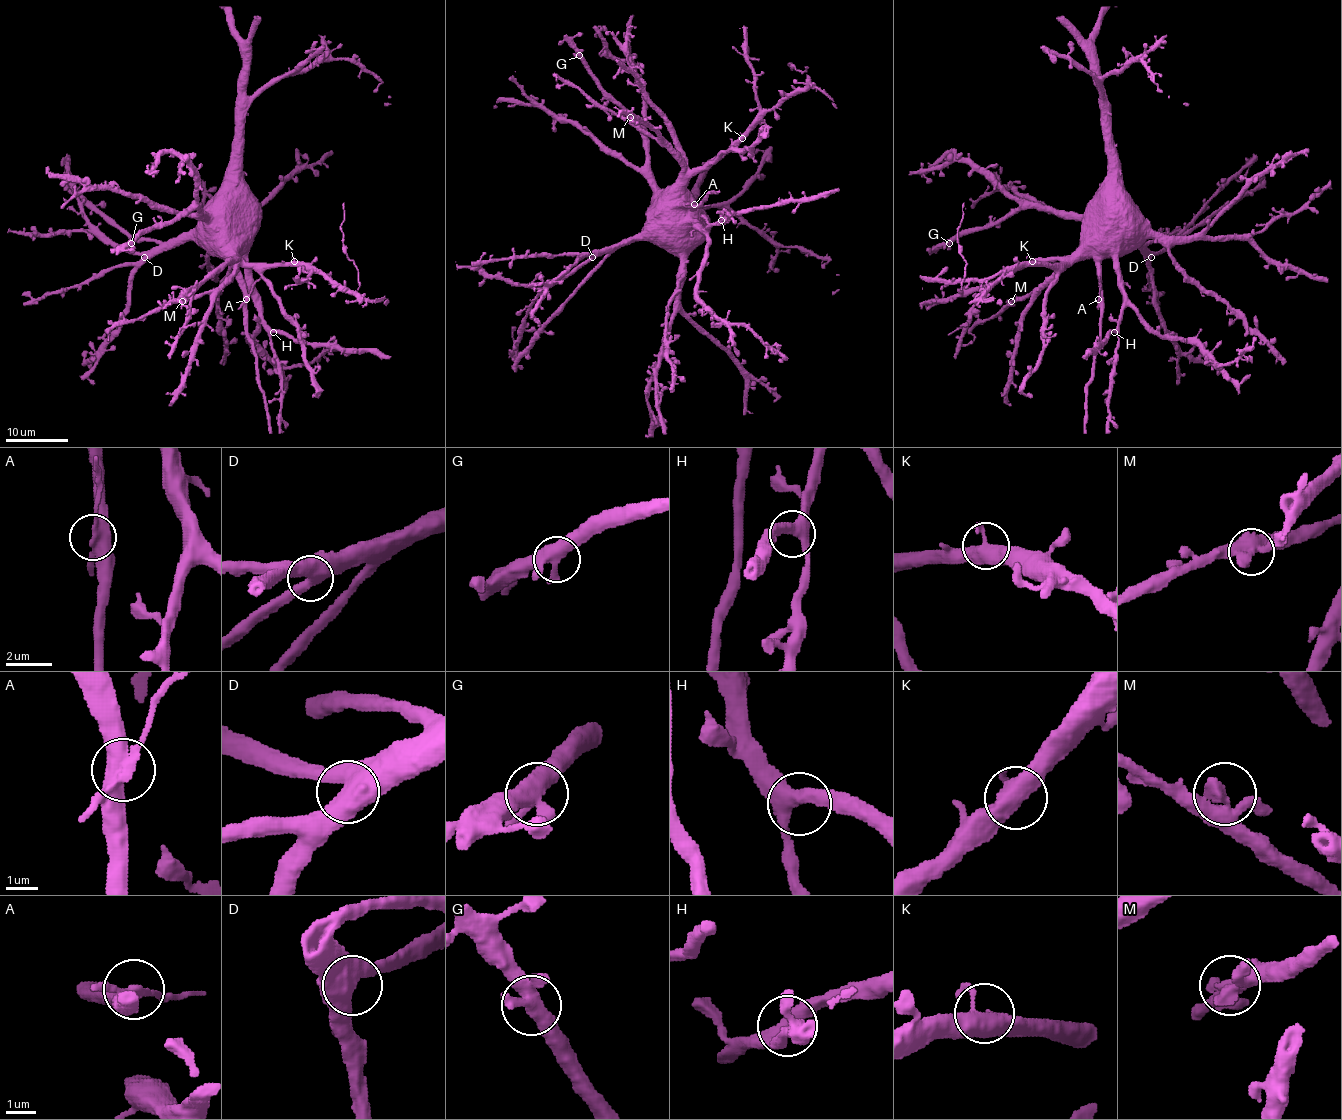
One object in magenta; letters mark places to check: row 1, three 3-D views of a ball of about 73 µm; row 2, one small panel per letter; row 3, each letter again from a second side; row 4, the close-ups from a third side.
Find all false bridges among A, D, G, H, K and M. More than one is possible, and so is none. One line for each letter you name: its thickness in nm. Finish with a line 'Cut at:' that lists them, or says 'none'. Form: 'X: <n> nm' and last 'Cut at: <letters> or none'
A: 440 nm
Cut at: A

